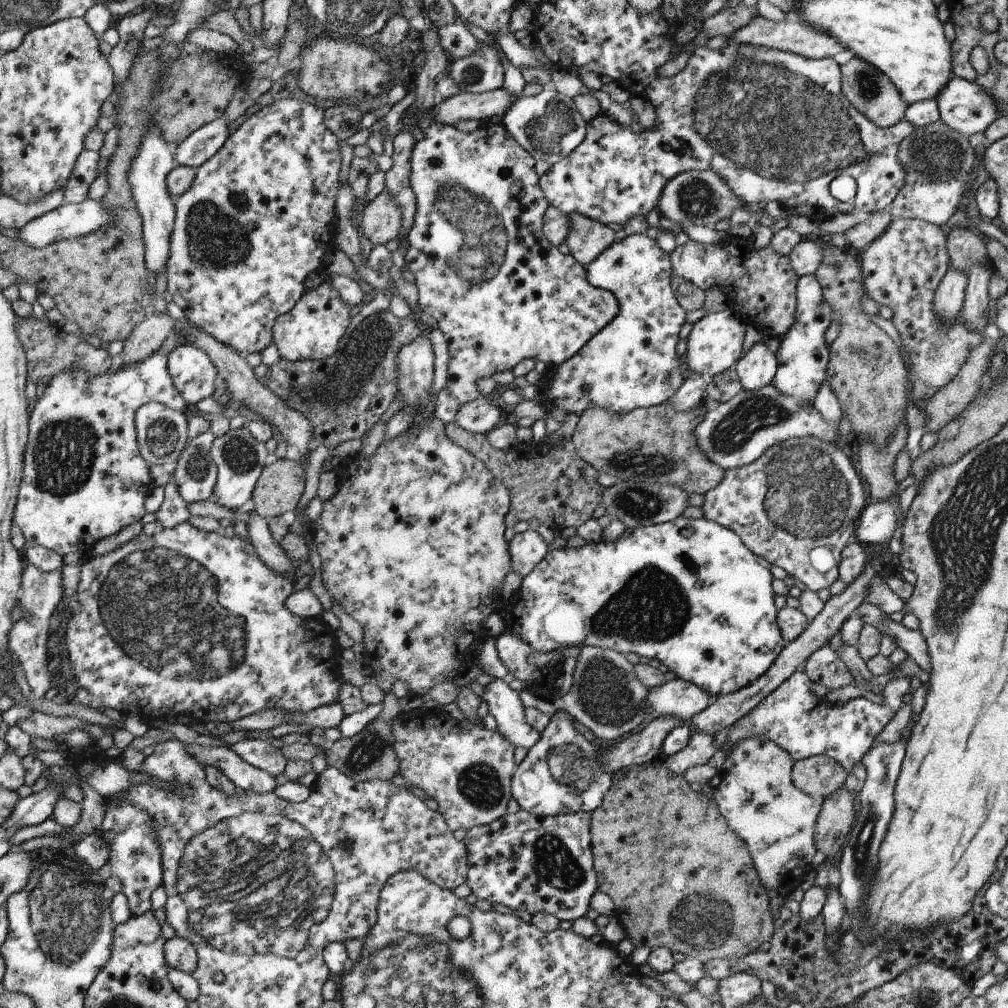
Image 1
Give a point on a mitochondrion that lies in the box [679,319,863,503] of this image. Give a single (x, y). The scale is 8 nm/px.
(748, 420)

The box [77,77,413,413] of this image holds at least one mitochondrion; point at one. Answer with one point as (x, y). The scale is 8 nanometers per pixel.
(217, 241)

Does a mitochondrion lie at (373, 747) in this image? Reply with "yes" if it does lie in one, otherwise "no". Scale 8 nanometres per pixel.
yes

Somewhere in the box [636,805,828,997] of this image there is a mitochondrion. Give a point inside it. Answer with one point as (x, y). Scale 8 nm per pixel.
(705, 921)

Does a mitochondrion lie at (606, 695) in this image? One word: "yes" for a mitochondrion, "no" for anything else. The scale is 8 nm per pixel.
yes

